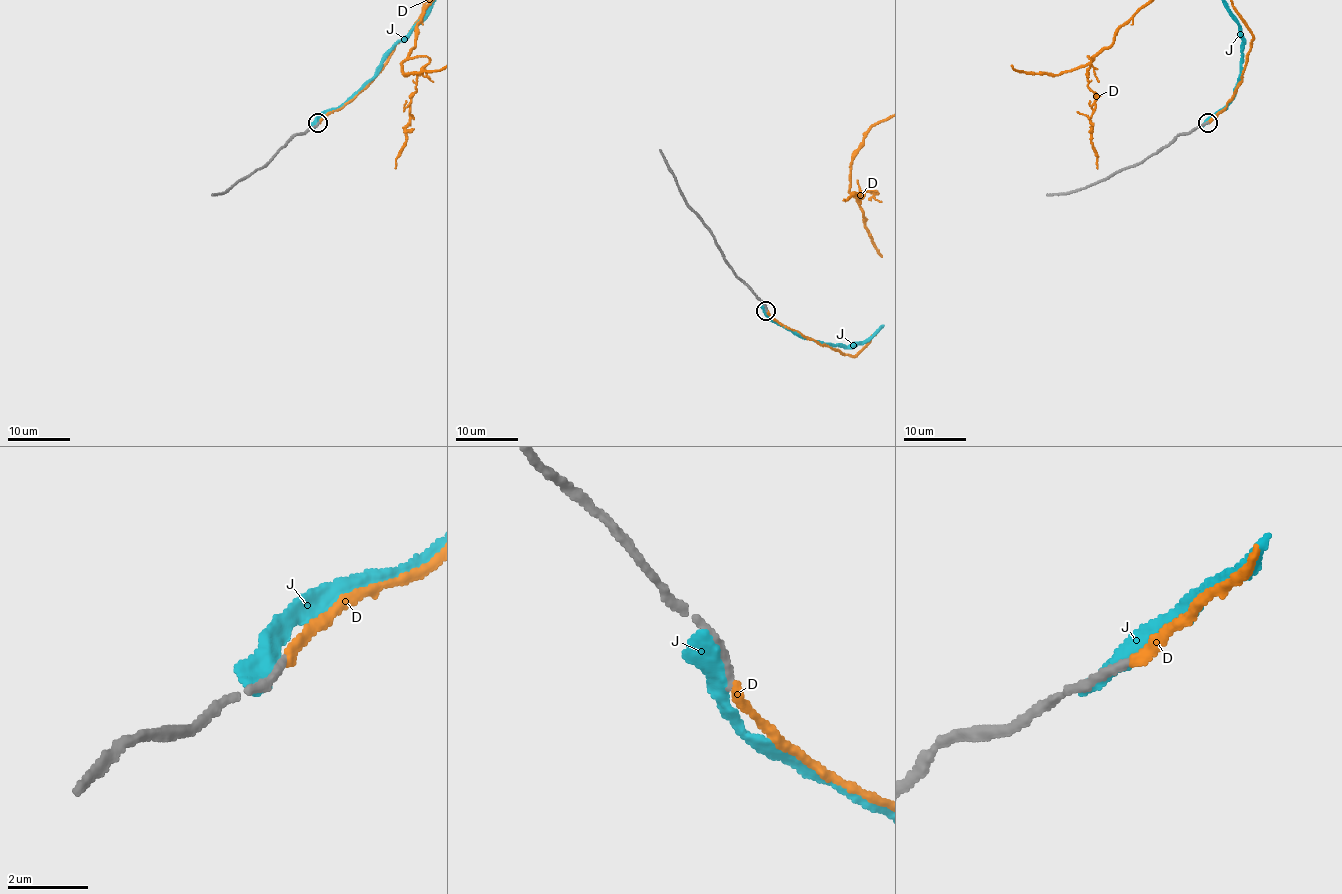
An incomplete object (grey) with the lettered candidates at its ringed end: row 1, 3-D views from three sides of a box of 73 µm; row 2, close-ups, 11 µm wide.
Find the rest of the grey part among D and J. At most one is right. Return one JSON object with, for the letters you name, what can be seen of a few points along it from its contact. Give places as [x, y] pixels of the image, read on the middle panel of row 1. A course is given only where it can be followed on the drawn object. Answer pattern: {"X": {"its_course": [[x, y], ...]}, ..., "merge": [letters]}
{"merge": []}

